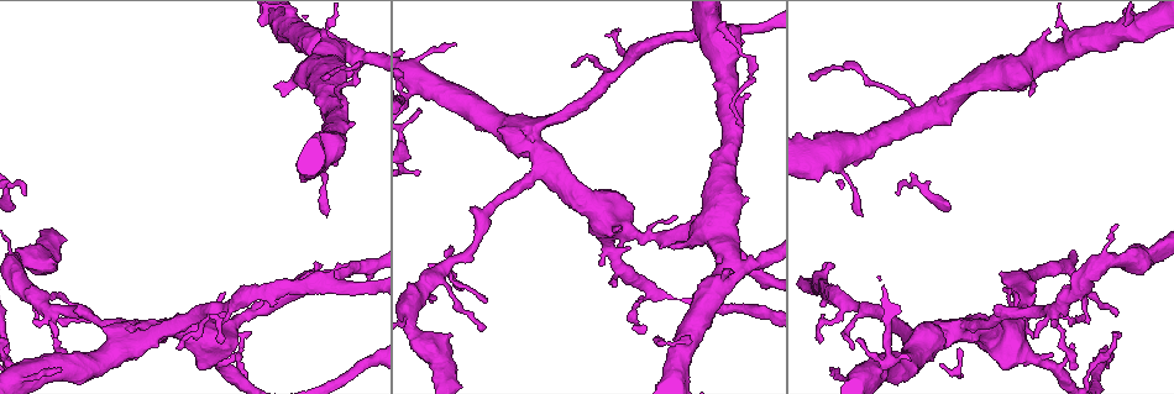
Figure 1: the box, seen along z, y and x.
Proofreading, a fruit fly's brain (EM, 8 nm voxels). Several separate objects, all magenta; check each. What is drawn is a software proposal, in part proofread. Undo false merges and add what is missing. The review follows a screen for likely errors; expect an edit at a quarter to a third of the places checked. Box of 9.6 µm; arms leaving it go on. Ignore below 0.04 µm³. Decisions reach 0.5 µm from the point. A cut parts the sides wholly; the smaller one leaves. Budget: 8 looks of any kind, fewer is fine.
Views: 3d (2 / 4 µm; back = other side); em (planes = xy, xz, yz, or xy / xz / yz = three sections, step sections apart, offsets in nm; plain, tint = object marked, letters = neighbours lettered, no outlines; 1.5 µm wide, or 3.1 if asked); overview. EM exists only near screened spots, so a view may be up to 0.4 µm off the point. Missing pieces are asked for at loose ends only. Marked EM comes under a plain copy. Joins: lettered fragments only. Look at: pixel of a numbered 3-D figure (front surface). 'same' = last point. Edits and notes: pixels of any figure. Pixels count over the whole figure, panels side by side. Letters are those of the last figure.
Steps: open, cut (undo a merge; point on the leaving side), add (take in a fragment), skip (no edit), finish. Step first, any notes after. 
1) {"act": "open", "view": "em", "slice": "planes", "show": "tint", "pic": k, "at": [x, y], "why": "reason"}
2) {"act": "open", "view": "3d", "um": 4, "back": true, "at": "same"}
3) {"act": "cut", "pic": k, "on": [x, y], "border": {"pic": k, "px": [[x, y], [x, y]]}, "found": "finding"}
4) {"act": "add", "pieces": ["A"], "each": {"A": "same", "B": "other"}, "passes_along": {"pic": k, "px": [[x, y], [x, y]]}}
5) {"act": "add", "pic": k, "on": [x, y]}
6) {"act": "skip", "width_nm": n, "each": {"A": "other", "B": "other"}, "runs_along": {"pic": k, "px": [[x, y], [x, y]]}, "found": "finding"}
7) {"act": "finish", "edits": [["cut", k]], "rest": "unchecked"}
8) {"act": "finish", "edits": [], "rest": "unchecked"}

{"act": "open", "view": "3d", "um": 2, "pic": 1, "at": [655, 337], "why": "branch stops here"}

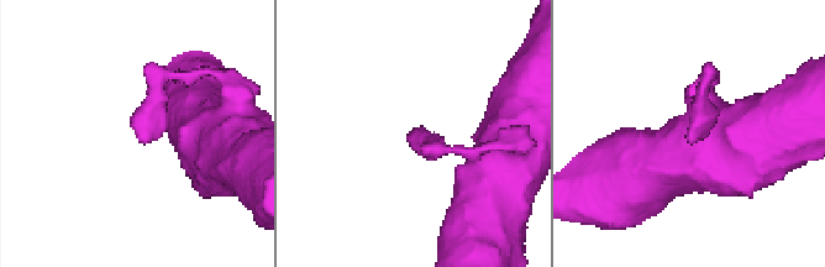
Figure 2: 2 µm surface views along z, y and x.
{"act": "open", "view": "em", "slice": "planes", "show": "letters", "pic": 2, "at": [419, 129]}

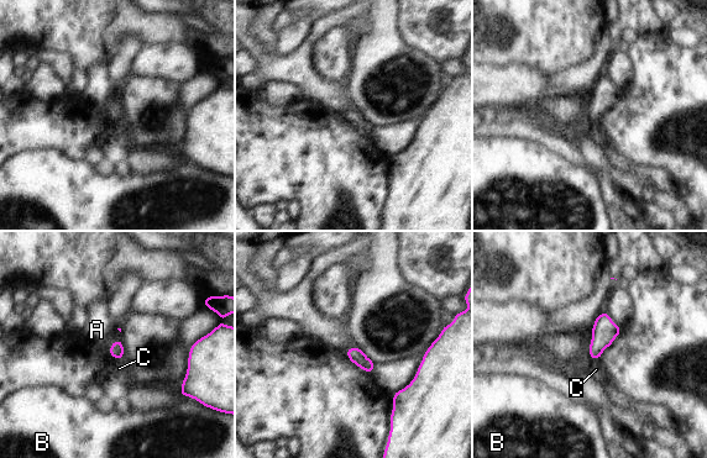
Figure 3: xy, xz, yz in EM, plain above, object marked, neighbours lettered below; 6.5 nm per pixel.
{"act": "skip", "each": {"A": "other", "B": "other", "C": "other"}, "border": {"pic": 3, "px": [[592, 358], [597, 359]]}, "found": "no lettered fragment goes on from it"}

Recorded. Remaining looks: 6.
{"act": "open", "view": "3d", "um": 4, "pic": 1, "at": [670, 246], "why": "free end"}

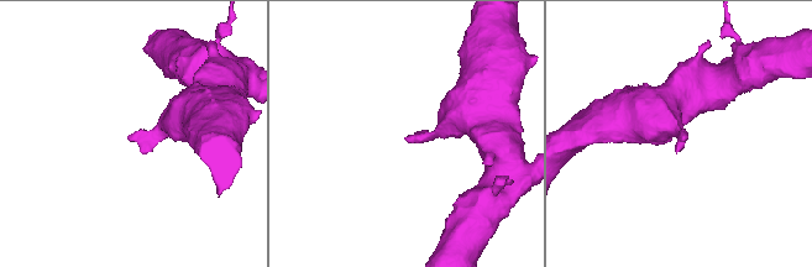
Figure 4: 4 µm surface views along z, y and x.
{"act": "open", "view": "em", "slice": "planes", "show": "letters", "pic": 4, "at": [404, 137]}

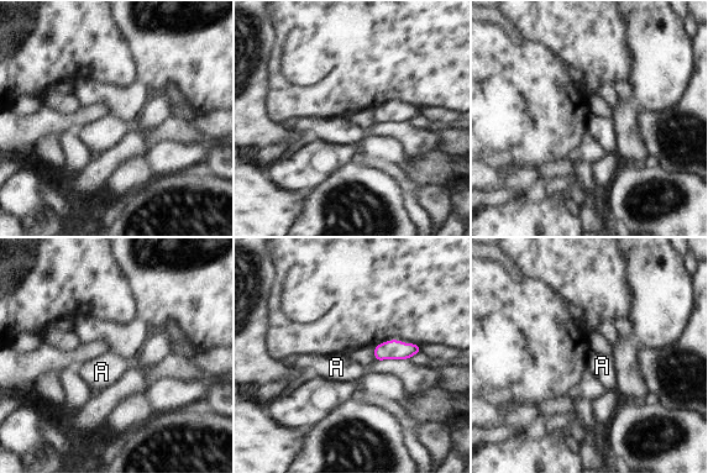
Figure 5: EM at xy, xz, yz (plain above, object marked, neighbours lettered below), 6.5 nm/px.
{"act": "skip", "each": {"A": "other"}, "border": {"pic": 5, "px": [[408, 358], [375, 361]]}, "found": "no lettered fragment goes on from it"}

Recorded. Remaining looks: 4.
{"act": "open", "view": "em", "slice": "xz", "step": 8, "show": "tint", "pic": 1, "at": [320, 266], "why": "an open end"}

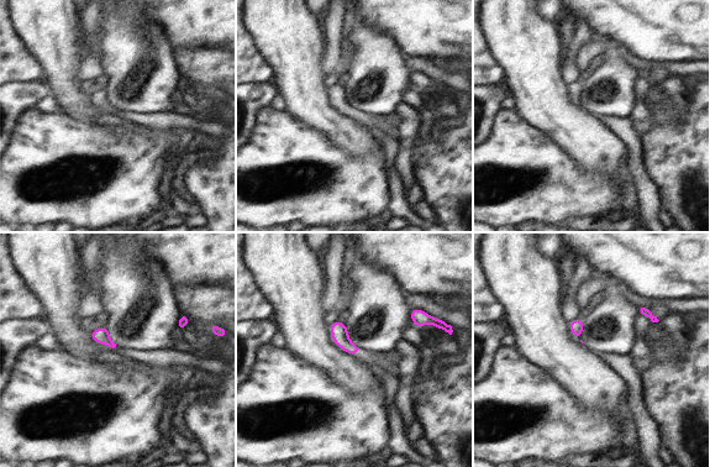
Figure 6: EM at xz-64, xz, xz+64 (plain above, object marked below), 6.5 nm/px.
{"act": "open", "view": "em", "slice": "planes", "show": "letters", "at": "same", "why": "cut it another way"}

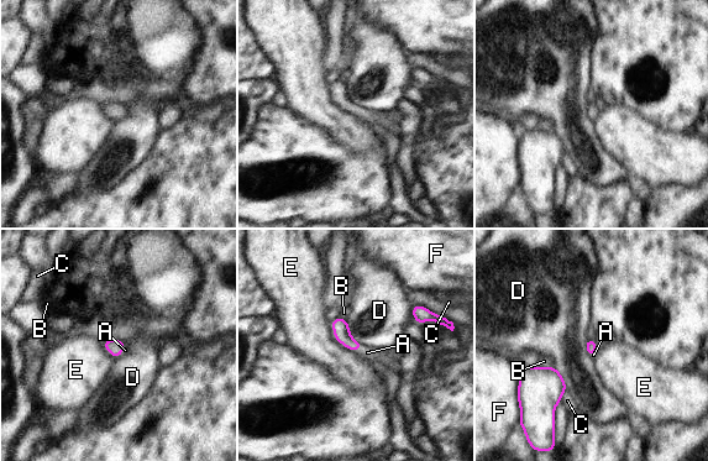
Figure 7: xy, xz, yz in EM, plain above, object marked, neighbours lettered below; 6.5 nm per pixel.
{"act": "add", "pieces": ["A"], "each": {"A": "same", "B": "other", "C": "other", "D": "other", "E": "other", "F": "other"}, "found": "it goes on there"}

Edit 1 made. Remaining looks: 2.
{"act": "finish", "edits": [["add", 7]], "rest": "unchecked"}

